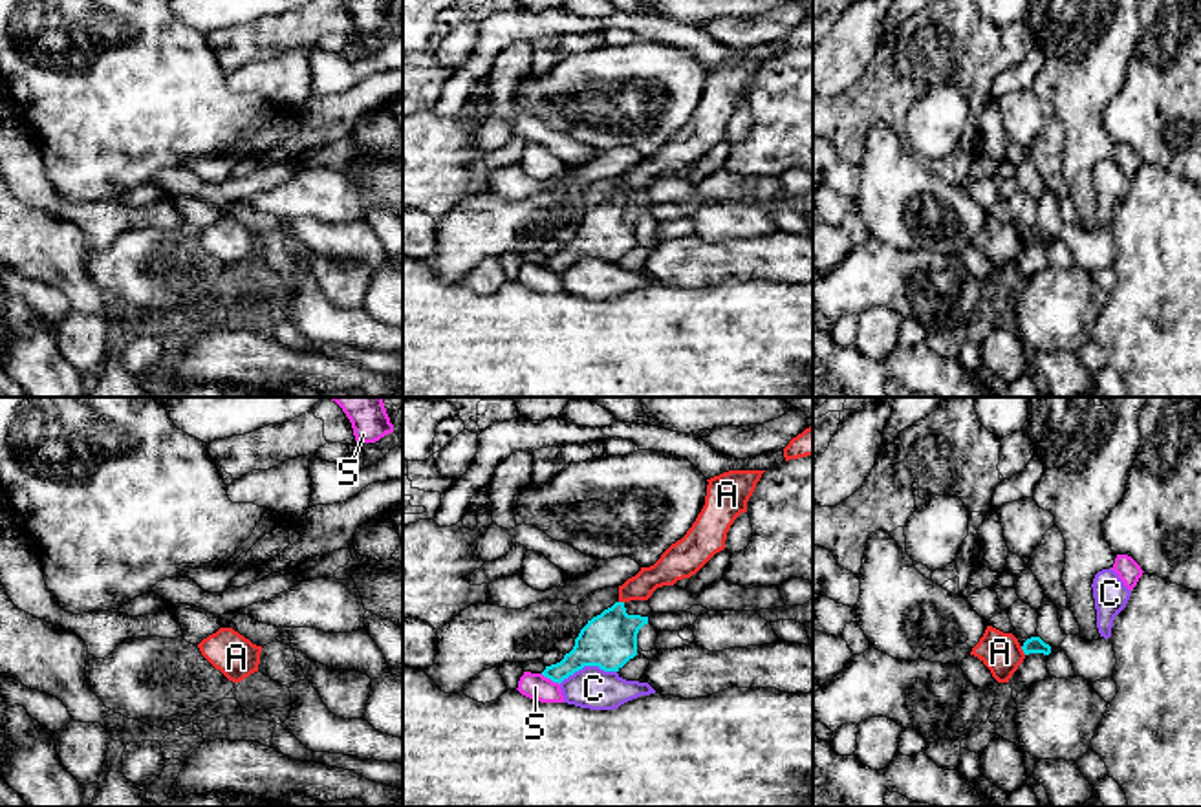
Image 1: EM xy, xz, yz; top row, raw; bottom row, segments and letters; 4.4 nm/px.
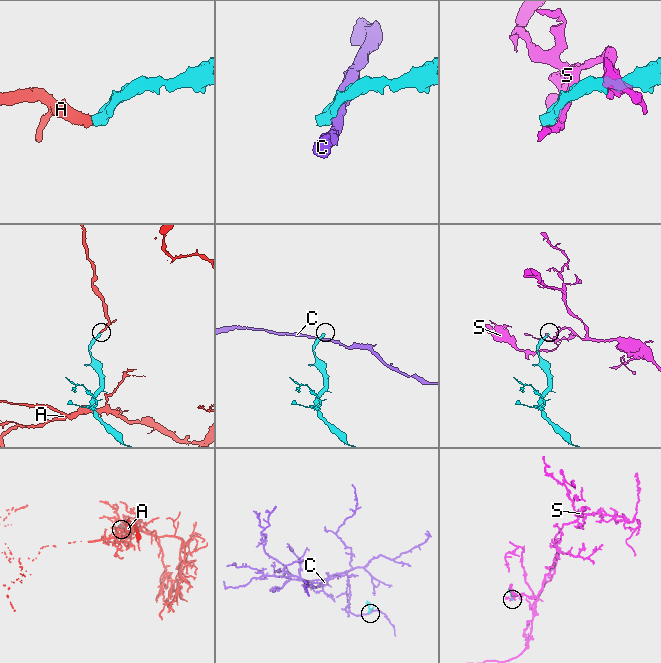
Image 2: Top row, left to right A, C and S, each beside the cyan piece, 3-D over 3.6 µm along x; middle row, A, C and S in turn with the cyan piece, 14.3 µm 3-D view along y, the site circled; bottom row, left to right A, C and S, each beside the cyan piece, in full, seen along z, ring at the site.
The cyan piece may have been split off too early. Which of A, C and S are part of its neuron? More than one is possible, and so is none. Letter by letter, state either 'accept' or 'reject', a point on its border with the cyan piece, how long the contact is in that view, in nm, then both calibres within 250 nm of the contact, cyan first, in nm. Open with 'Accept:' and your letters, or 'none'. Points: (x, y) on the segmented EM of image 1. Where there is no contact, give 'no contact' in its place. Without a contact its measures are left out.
Accept: A
A: accept; meets cyan in yz at (1022, 648); contact 50 nm long; 80 nm thick on the cyan side, 180 nm on the other
C: reject; meets cyan in xz at (586, 665); contact 260 nm long; 240 nm thick on the cyan side, 180 nm on the other
S: reject; meets cyan in xz at (550, 677); contact 100 nm long; 180 nm thick on the cyan side, 120 nm on the other

